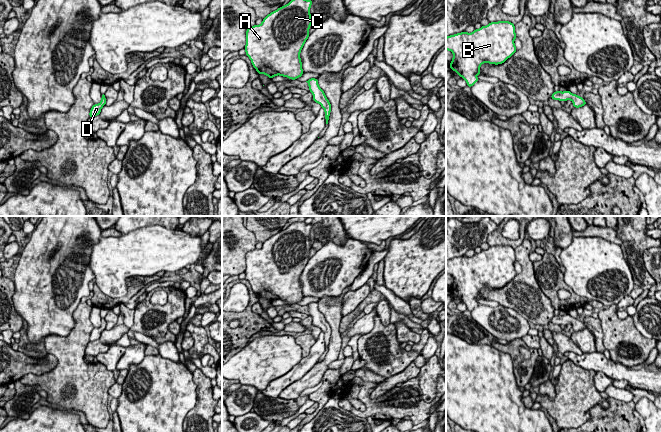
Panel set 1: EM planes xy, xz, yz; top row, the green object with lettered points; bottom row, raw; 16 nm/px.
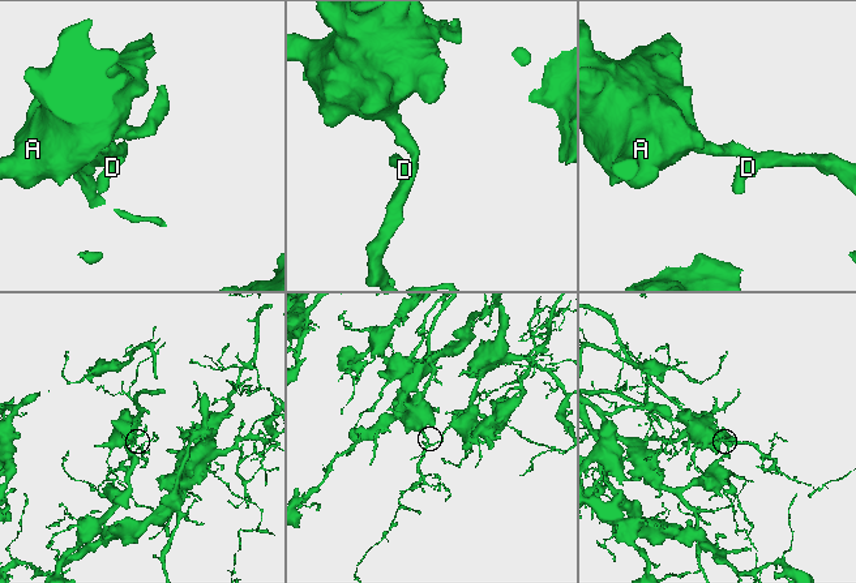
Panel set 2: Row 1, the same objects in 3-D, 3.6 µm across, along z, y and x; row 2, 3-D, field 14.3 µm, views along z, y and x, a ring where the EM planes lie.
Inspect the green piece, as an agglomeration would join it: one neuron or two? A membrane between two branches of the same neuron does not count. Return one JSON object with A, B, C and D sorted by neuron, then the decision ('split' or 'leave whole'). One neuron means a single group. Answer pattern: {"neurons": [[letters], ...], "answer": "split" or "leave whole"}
{"neurons": [["A", "B", "C", "D"]], "answer": "leave whole"}

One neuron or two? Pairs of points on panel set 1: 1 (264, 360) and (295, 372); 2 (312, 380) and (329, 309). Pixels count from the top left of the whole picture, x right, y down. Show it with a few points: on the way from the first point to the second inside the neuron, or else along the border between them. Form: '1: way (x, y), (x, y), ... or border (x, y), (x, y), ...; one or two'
1: border (303, 357), (287, 372), (269, 383); two
2: way (325, 362), (333, 353), (334, 327); one

